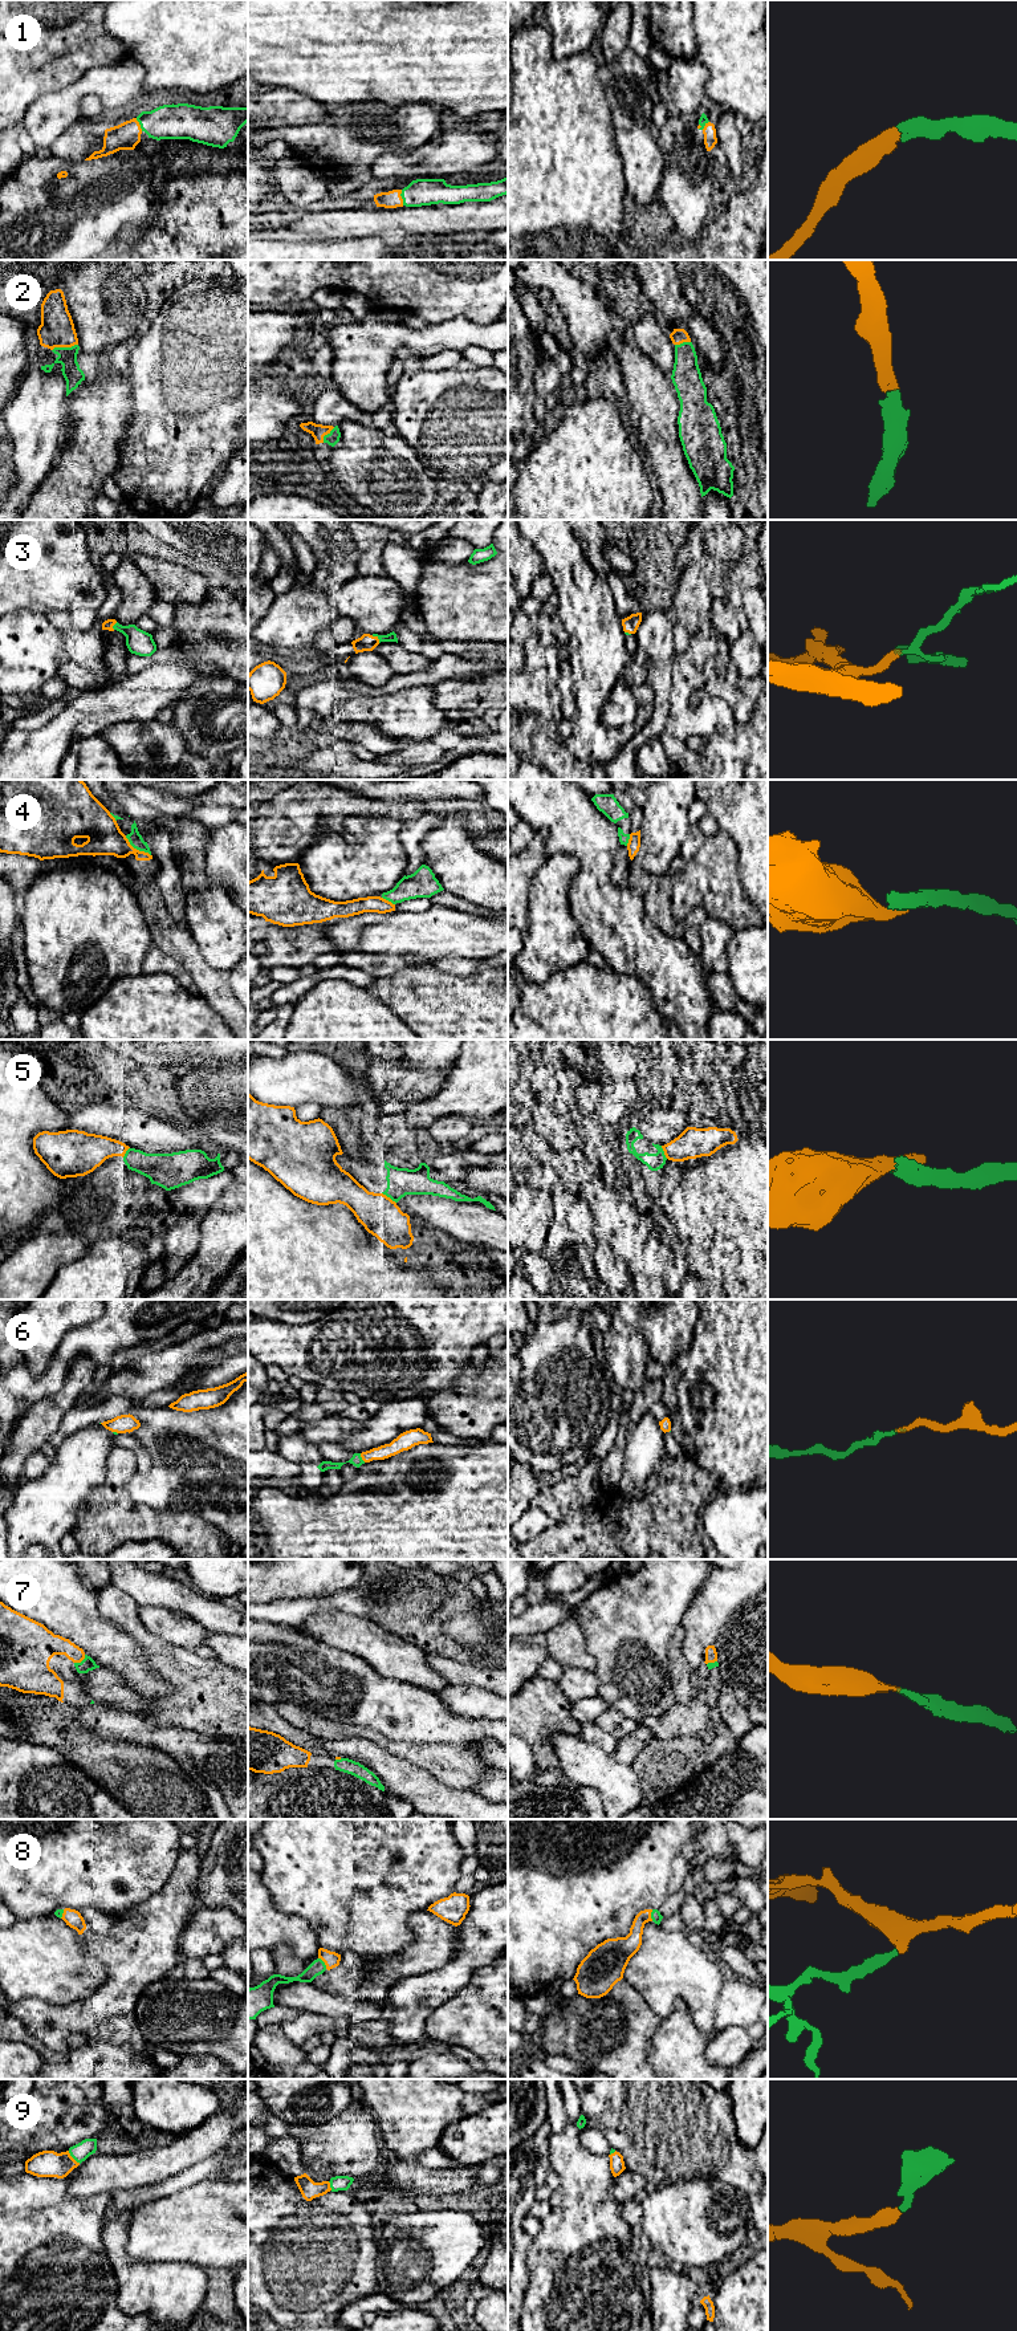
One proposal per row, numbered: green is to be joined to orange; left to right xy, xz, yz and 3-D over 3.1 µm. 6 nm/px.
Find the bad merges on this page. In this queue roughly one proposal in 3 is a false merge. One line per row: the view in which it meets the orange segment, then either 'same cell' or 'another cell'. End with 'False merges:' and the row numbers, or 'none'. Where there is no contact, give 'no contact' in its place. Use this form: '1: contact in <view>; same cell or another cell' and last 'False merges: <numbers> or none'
1: contact in xz; same cell
2: contact in xy; same cell
3: contact in xz; same cell
4: contact in xy; another cell
5: contact in xz; another cell
6: contact in xz; same cell
7: contact in xy; same cell
8: contact in xz; same cell
9: contact in xy; same cell
False merges: 4, 5

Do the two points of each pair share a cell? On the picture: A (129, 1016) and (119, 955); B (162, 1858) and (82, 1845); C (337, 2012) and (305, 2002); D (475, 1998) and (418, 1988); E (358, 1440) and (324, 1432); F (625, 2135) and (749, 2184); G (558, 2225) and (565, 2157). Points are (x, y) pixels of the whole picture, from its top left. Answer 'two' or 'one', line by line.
A: two
B: one
C: one
D: two
E: two
F: one
G: one

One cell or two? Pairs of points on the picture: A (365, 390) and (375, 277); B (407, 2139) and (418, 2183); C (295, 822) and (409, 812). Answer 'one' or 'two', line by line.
A: two
B: two
C: one

